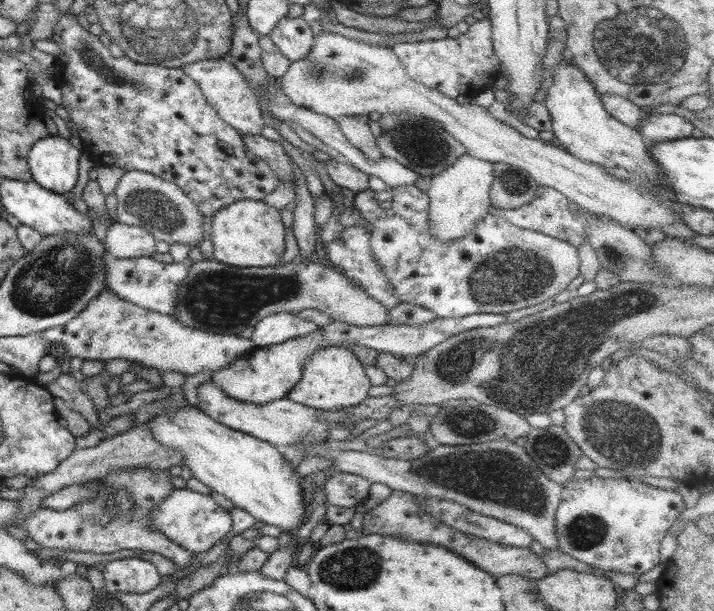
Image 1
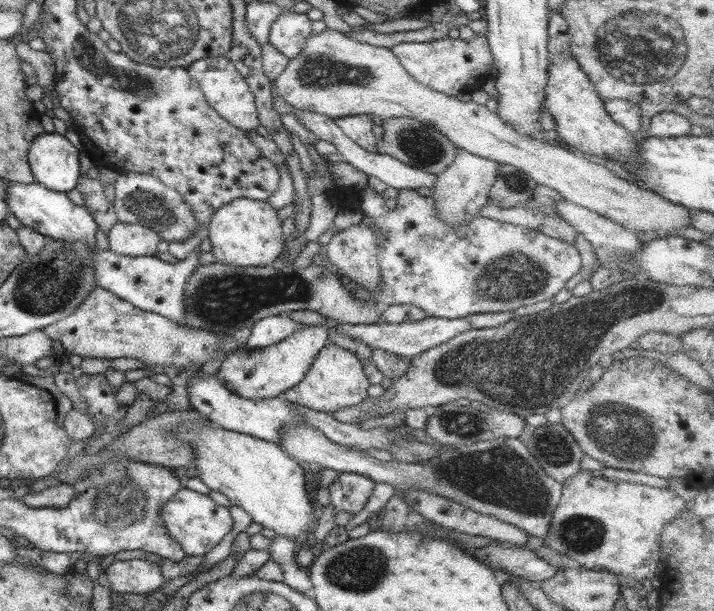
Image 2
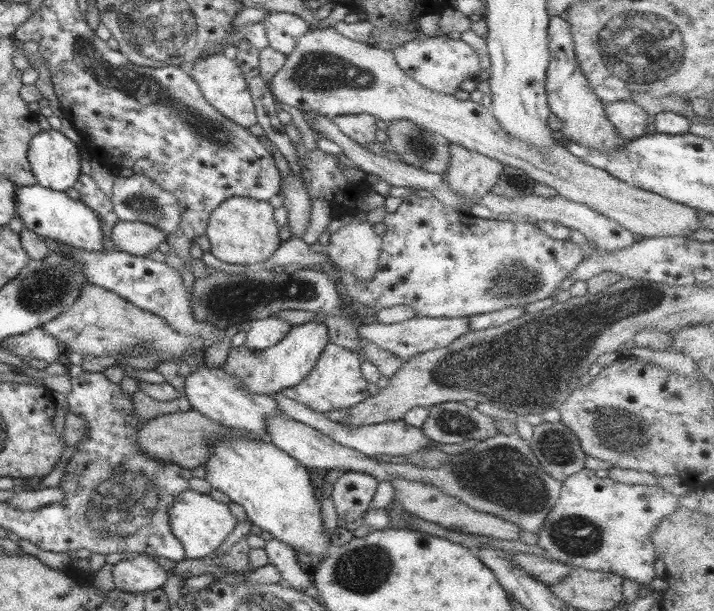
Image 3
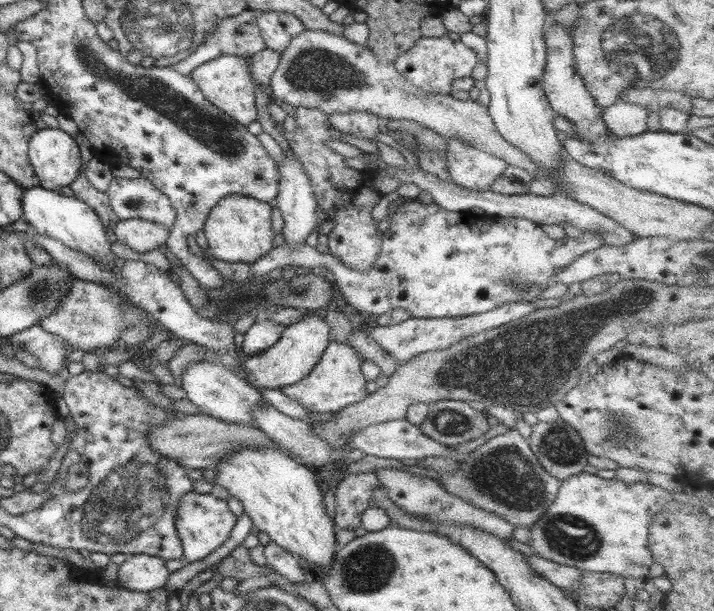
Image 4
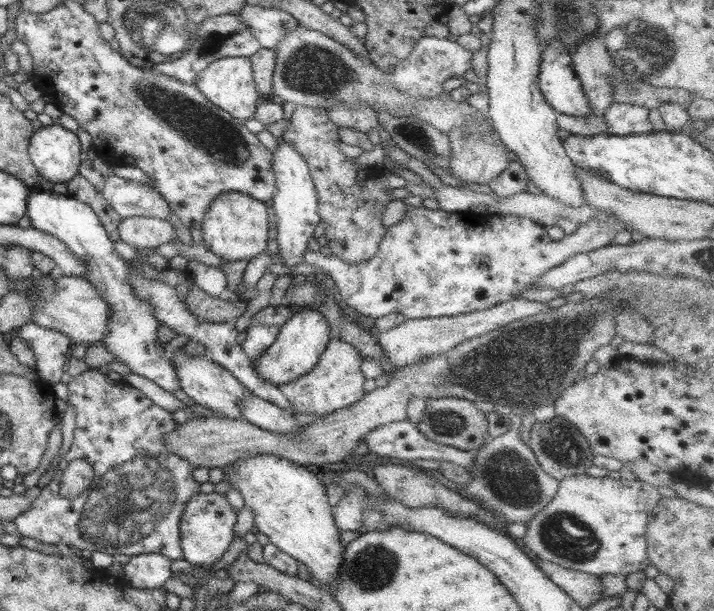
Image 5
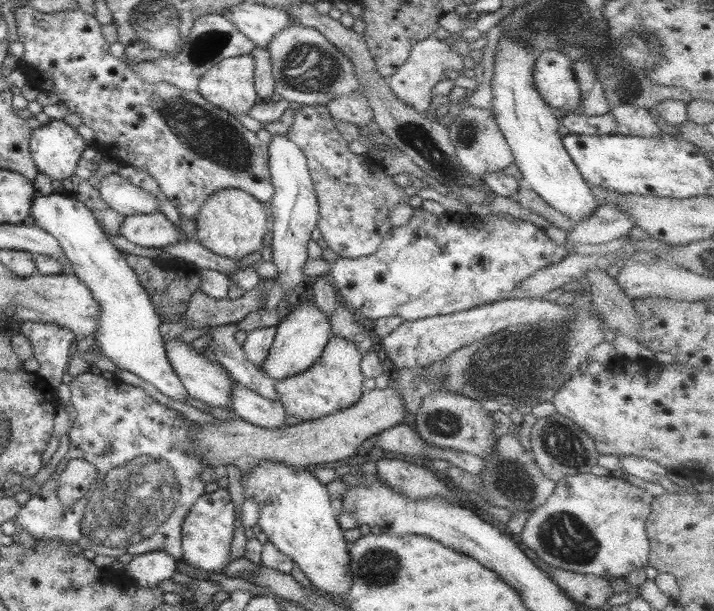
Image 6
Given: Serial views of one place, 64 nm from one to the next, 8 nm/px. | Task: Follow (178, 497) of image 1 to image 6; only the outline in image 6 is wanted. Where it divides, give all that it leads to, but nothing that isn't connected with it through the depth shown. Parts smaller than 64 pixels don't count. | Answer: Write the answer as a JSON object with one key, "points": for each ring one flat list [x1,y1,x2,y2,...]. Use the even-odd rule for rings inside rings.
{"points":[[227,489,205,493,192,505,182,525,183,559,188,565,213,573,222,573,229,563,230,549,236,530,236,510]]}

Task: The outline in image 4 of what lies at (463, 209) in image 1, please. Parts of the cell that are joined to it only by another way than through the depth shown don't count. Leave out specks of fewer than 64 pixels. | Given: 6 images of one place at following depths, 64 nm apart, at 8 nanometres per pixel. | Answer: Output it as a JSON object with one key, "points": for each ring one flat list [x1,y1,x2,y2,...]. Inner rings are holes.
{"points":[[450,138,447,144,448,172,456,186,488,191,509,165,498,156,460,142,458,138]]}

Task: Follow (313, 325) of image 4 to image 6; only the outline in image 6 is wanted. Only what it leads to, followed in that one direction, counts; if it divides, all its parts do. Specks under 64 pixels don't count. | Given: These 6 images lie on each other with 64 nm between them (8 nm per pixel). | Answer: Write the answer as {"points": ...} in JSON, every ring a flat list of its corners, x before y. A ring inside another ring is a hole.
{"points":[[311,300,299,301,294,308,286,310,286,316,276,326,273,345,262,369,276,381,296,376,308,370,322,356,331,335,329,317]]}

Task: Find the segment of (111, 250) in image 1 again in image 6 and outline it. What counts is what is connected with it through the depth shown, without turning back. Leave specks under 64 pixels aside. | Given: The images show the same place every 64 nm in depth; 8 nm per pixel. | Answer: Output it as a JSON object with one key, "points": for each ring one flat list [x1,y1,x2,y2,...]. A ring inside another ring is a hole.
{"points":[[162,213,126,217,120,227,120,235,144,248,162,248,189,240,182,228,168,221]]}

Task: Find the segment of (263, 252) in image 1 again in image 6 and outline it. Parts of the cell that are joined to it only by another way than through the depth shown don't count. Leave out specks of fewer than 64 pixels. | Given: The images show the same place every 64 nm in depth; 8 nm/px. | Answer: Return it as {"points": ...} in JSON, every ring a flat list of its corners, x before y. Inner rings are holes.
{"points":[[220,188,200,207,195,220,198,242,208,250,230,259,244,258,263,247,264,234,268,231,269,210,248,192,237,188]]}

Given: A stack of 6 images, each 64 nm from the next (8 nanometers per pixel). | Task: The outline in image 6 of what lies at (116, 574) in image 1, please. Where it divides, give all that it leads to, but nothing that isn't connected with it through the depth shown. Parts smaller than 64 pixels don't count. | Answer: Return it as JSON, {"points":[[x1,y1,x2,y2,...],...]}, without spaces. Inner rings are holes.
{"points":[[157,551,134,555,132,562,125,564,125,571,142,588,158,586,164,580,170,580,177,571,178,563,167,553]]}

